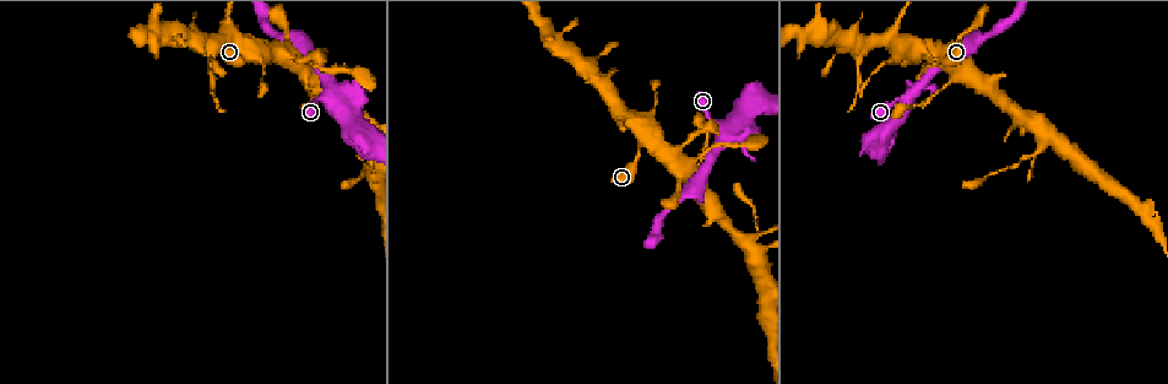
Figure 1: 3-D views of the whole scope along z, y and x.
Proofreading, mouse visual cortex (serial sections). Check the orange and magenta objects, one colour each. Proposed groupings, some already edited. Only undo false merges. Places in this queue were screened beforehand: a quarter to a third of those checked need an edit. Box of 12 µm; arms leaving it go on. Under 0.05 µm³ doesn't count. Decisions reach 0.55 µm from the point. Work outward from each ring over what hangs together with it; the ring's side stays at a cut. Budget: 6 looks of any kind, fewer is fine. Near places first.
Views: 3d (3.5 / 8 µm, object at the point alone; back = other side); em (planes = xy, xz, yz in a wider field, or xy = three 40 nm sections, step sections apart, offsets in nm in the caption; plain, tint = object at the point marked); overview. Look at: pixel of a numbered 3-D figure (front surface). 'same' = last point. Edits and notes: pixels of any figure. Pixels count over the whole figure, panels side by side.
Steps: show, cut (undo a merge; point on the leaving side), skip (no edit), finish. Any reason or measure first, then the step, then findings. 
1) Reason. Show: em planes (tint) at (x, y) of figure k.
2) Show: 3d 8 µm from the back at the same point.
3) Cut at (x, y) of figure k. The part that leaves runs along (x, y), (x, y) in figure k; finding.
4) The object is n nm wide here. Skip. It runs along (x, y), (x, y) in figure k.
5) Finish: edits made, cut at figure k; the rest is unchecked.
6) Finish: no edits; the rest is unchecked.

Thick turns thin. Show: 3d 3.5 µm at (918, 51) of figure 1.

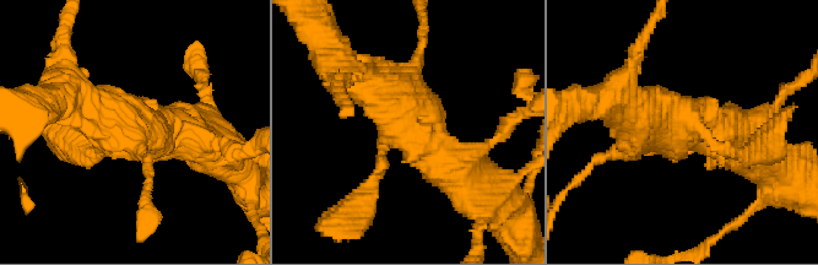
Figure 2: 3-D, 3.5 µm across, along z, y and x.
4 arms meet here; the arms are 150, 450, 500, 500 nm wide. Show: em xy step 3 (tint) at (399, 129) of figure 2.

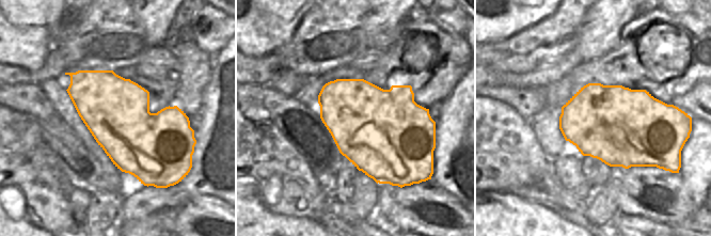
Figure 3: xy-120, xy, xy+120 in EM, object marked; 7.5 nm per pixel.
The object is 650 nm wide here. Skip. It runs along (92, 153), (119, 124), (190, 135) in figure 2; all the same cell.

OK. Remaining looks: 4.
Thick turns thin. Show: 3d 3.5 µm at (951, 82) of figure 1.

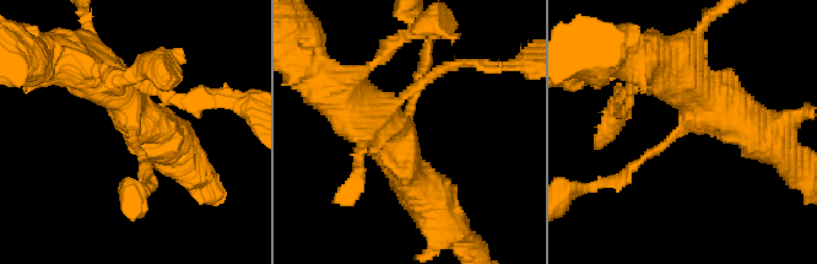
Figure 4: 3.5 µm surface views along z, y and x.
3 arms meet here; the arms are 150, 500, 600 nm wide; shape alone is not enough. Show: em xy step 2 (plain) at (408, 127) of figure 4.

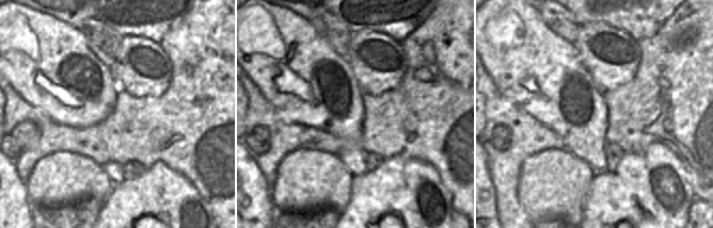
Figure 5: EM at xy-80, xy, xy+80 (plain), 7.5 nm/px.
With the object marked. Show: em xy step 2 (tint) at the same point.

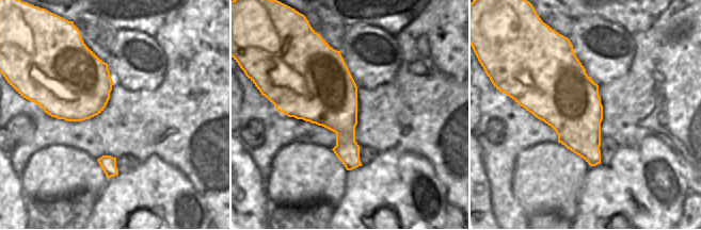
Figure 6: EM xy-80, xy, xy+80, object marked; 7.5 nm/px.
The object is 480 nm wide here. Skip. It runs along (93, 76), (124, 98), (150, 178) in figure 4; one cell here.

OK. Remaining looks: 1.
Finish: no edits; the rest is unchecked.

